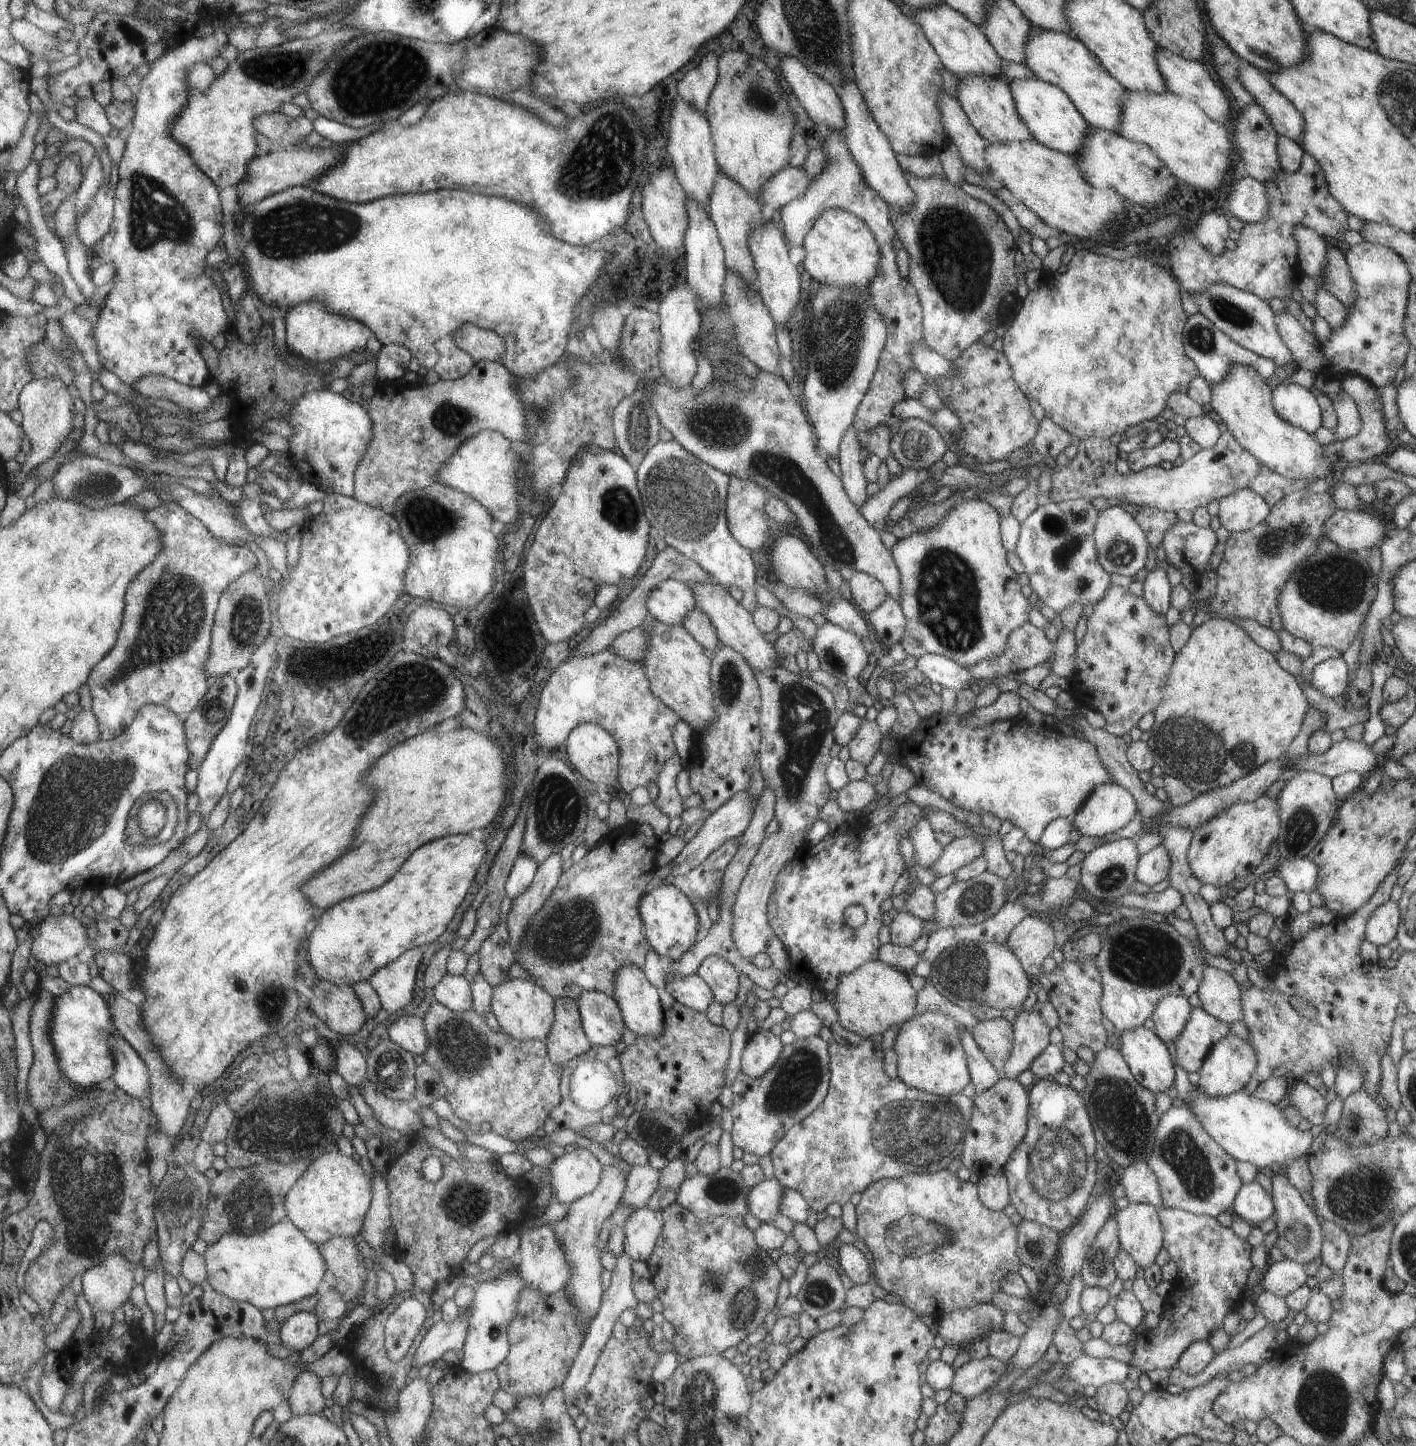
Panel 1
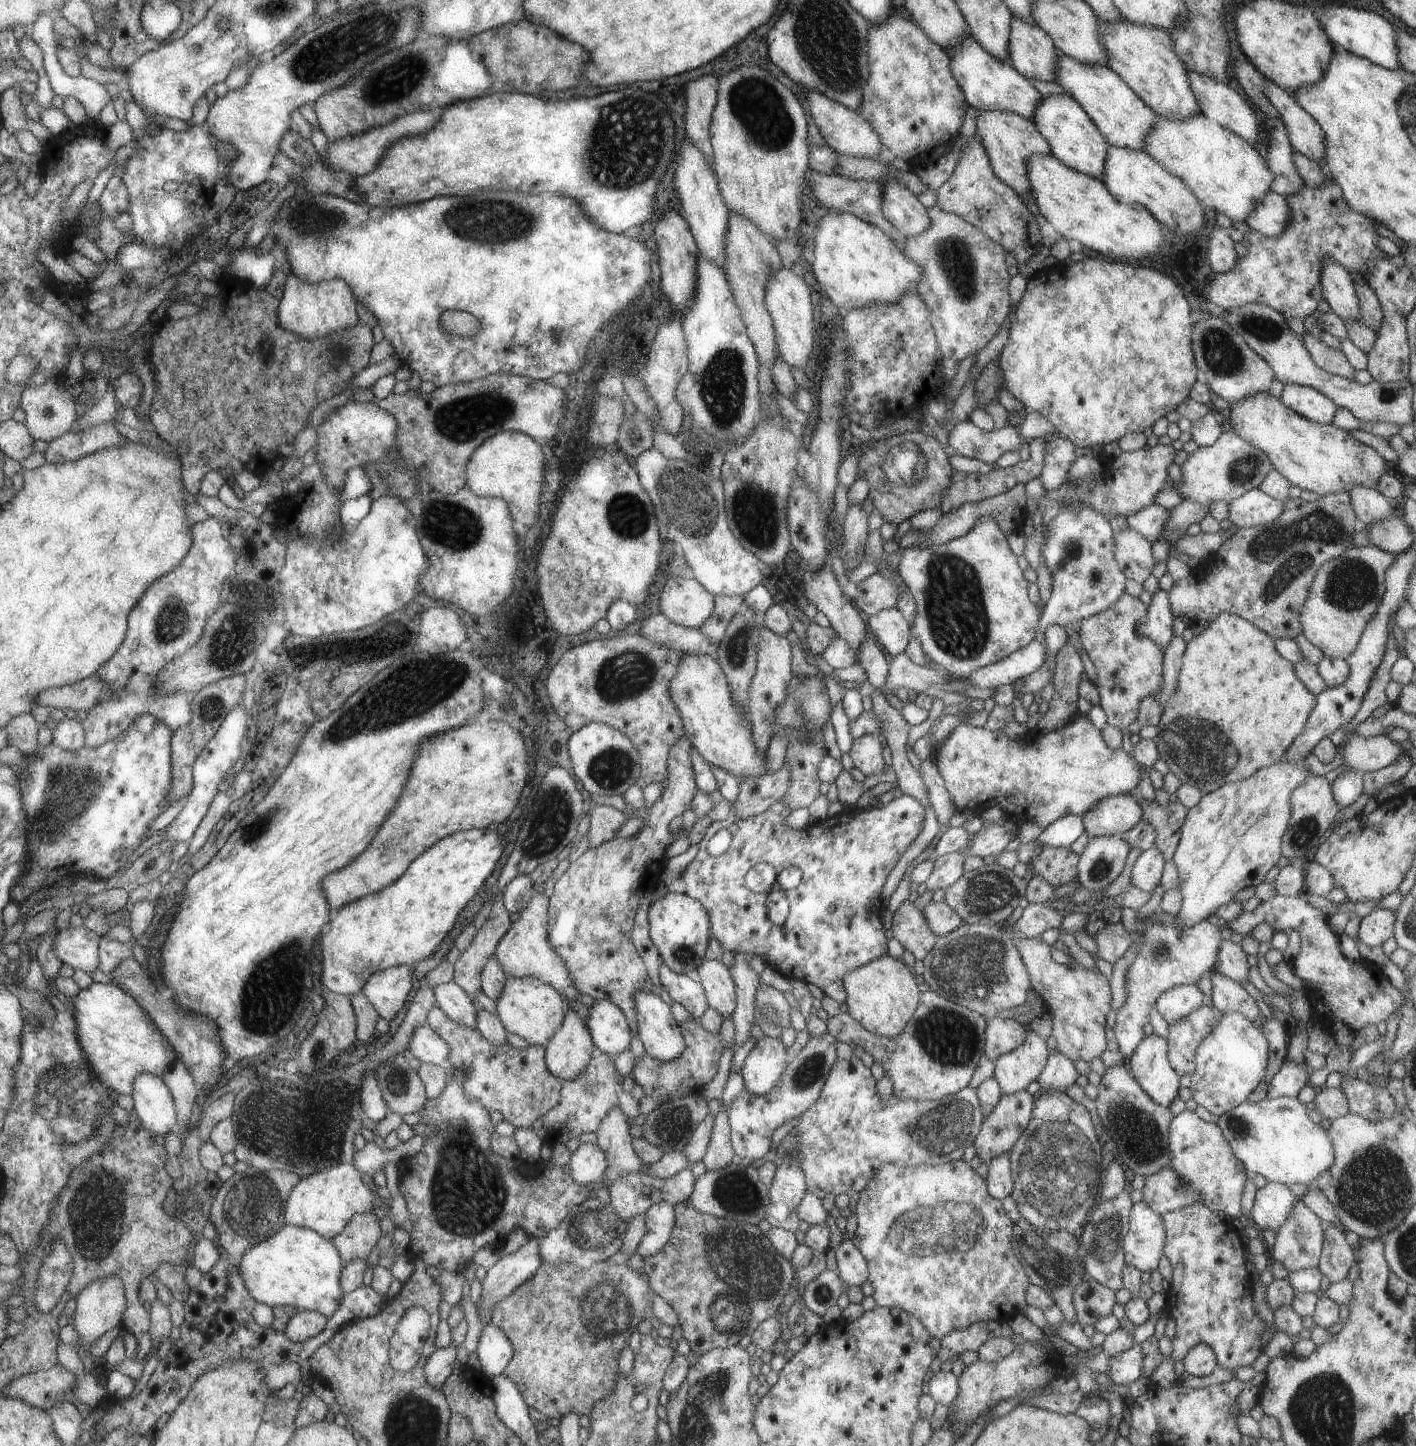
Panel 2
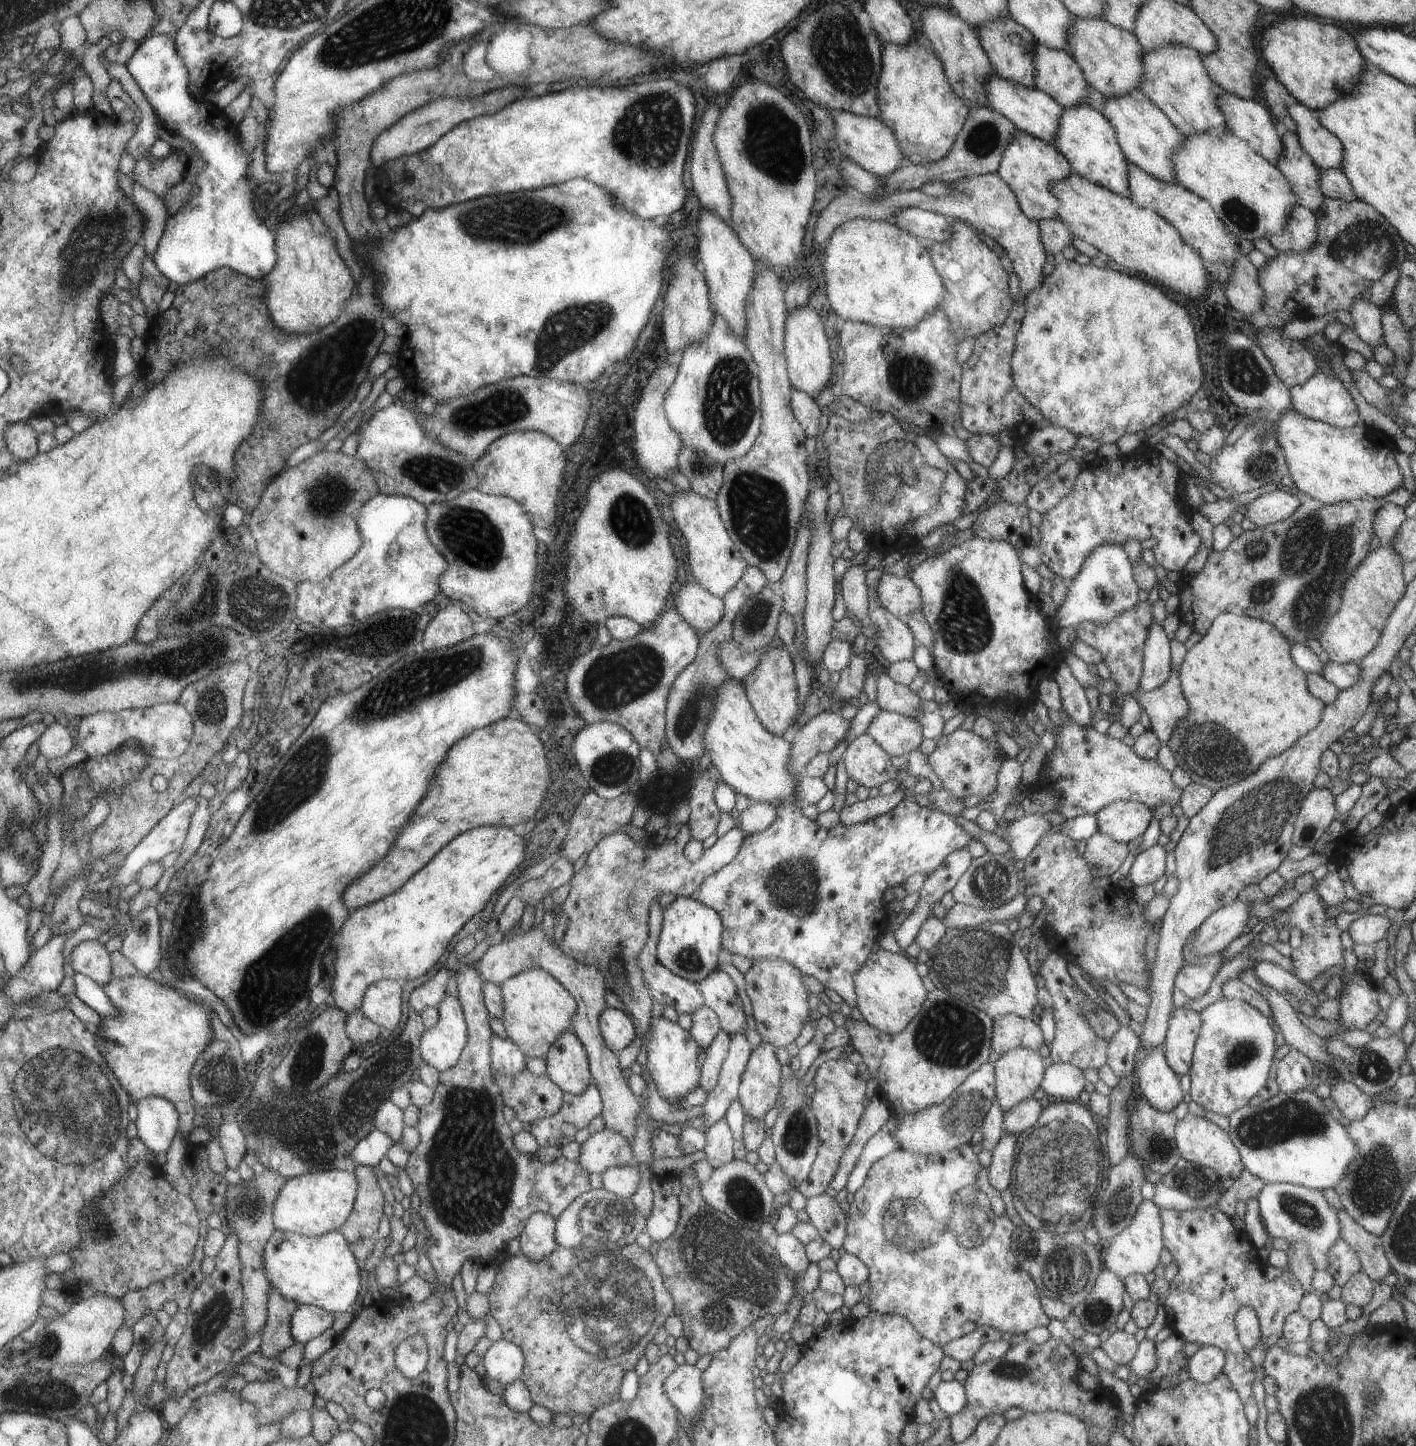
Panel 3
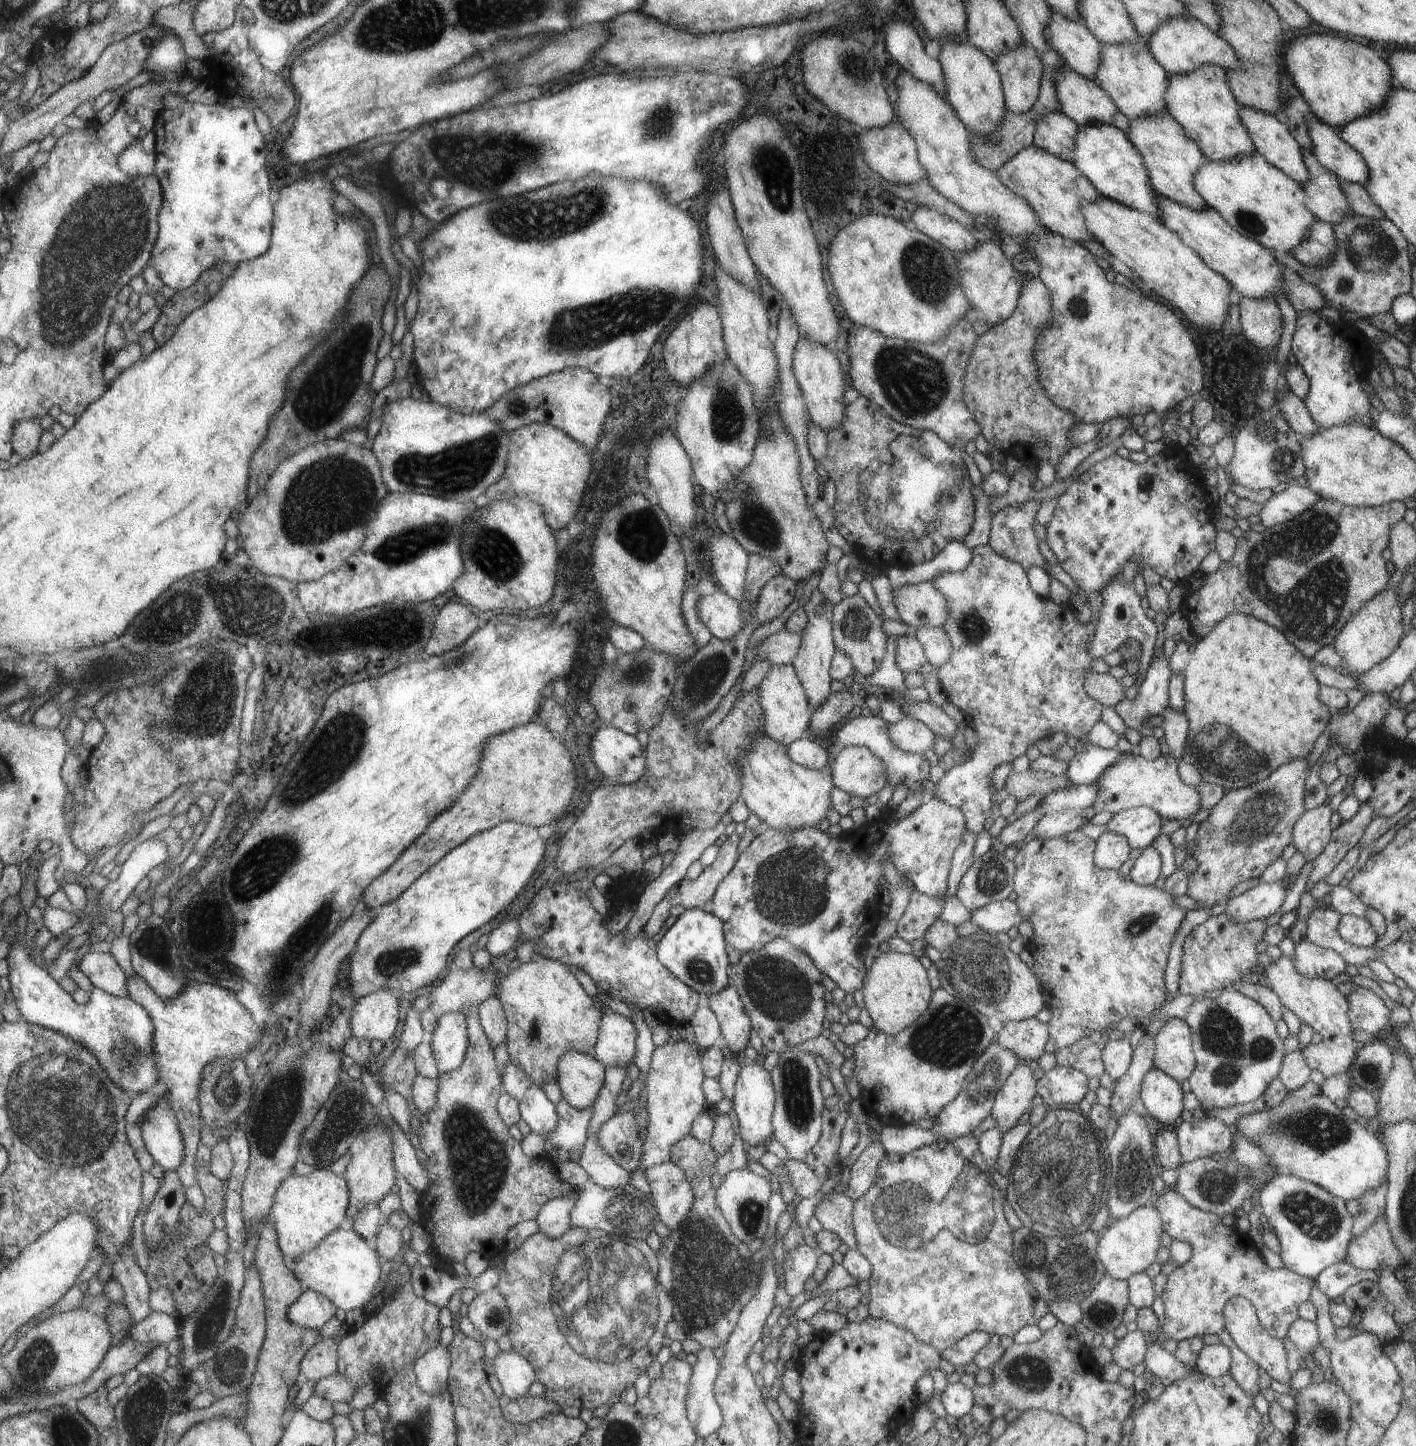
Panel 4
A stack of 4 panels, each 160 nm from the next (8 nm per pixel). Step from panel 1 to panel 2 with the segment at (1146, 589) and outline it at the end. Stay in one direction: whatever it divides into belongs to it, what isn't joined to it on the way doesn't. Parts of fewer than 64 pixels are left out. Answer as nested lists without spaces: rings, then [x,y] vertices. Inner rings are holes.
[[[1157,590],[1151,596],[1148,606],[1147,619],[1142,627],[1143,634],[1151,638],[1161,648],[1161,654],[1165,652],[1169,640],[1173,638],[1172,613],[1168,602],[1168,592]]]

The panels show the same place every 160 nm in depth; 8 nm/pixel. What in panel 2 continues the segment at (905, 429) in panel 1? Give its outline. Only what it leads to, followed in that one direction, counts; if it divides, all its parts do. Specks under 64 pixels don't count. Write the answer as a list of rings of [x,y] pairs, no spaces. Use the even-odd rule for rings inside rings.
[[[904,432],[867,442],[853,440],[848,451],[852,452],[855,447],[858,456],[861,456],[855,478],[866,480],[867,498],[883,522],[899,524],[916,512],[940,506],[941,494],[949,486],[951,468],[945,450],[935,438],[931,438],[931,434]]]

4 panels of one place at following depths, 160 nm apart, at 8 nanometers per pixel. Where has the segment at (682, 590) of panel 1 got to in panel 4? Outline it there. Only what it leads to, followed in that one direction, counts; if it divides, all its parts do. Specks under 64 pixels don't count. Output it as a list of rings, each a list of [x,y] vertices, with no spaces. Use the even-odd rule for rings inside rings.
[[[724,591],[701,596],[697,600],[697,616],[703,620],[712,638],[731,643],[737,632],[742,629],[741,608],[739,604]]]

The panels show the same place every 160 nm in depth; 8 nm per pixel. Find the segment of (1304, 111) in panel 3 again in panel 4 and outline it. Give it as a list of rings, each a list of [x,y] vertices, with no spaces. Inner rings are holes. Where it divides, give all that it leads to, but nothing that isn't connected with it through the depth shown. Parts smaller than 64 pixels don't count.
[[[1312,117],[1308,134],[1311,153],[1318,164],[1335,173],[1341,181],[1365,186],[1369,170],[1364,158],[1341,140],[1336,129]]]

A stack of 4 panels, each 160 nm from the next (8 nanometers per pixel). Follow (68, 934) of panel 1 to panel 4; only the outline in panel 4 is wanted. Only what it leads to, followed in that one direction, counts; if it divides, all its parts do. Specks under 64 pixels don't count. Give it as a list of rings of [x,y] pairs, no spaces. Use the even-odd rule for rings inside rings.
[[[88,952],[78,969],[94,987],[119,997],[129,997],[129,980],[112,953]]]

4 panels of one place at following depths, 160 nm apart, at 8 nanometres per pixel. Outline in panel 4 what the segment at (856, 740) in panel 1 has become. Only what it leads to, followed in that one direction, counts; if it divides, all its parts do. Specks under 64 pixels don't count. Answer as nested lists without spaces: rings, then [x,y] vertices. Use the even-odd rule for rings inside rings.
[[[848,745],[832,756],[831,773],[837,789],[866,799],[885,787],[885,765],[871,750]]]

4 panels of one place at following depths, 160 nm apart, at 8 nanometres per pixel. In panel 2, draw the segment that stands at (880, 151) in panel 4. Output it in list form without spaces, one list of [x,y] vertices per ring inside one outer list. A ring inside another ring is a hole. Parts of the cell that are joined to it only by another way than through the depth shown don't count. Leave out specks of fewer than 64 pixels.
[[[806,91],[804,92],[804,98],[817,130],[821,137],[825,139],[827,146],[835,153],[841,154],[841,156],[851,156],[855,162],[871,162],[878,156],[883,145],[881,144],[881,138],[879,134],[876,134],[876,130],[872,128],[872,125],[859,113],[854,112],[853,109],[847,109],[844,105],[833,102],[829,98],[825,98],[819,92]]]

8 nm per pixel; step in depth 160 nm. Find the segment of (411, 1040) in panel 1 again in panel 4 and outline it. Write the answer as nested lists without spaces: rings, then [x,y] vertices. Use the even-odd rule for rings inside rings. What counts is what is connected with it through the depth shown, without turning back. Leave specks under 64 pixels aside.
[[[463,1012],[440,1015],[431,1040],[440,1073],[455,1072],[464,1064],[469,1050],[468,1016]]]

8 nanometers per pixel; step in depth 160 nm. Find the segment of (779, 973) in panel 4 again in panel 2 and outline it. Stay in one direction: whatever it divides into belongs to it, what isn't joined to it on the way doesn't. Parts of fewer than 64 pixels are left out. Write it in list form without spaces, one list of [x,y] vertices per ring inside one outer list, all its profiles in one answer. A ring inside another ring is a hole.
[[[759,982],[755,990],[754,1000],[754,1024],[759,1027],[765,1037],[780,1039],[779,1032],[790,1026],[790,1018],[787,1018],[787,1002],[783,998],[783,992]]]

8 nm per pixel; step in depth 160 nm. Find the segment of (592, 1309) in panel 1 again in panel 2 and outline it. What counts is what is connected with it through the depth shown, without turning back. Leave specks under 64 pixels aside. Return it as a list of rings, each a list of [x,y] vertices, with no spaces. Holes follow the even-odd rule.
[[[615,1106],[609,1110],[597,1130],[597,1142],[603,1146],[609,1158],[607,1172],[602,1177],[606,1180],[608,1190],[615,1180],[631,1172],[640,1172],[641,1165],[644,1164],[635,1150],[635,1137],[629,1132],[630,1125],[633,1125],[633,1120],[625,1116],[619,1106]]]

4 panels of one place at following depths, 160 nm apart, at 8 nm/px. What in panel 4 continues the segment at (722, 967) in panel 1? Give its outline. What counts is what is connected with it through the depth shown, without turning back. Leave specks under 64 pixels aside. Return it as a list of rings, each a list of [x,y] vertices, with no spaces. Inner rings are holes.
[[[725,986],[721,992],[706,996],[704,1003],[717,1018],[720,1025],[721,1036],[725,1039],[729,1051],[741,1056],[743,1050],[749,1045],[751,1021],[744,1009],[736,989]]]

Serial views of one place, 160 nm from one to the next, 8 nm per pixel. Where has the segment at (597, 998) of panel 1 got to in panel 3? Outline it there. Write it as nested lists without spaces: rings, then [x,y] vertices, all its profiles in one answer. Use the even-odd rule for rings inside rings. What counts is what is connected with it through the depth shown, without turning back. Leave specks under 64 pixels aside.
[[[607,1008],[601,1016],[600,1026],[608,1048],[617,1054],[631,1046],[637,1038],[636,1025],[623,1010]]]

